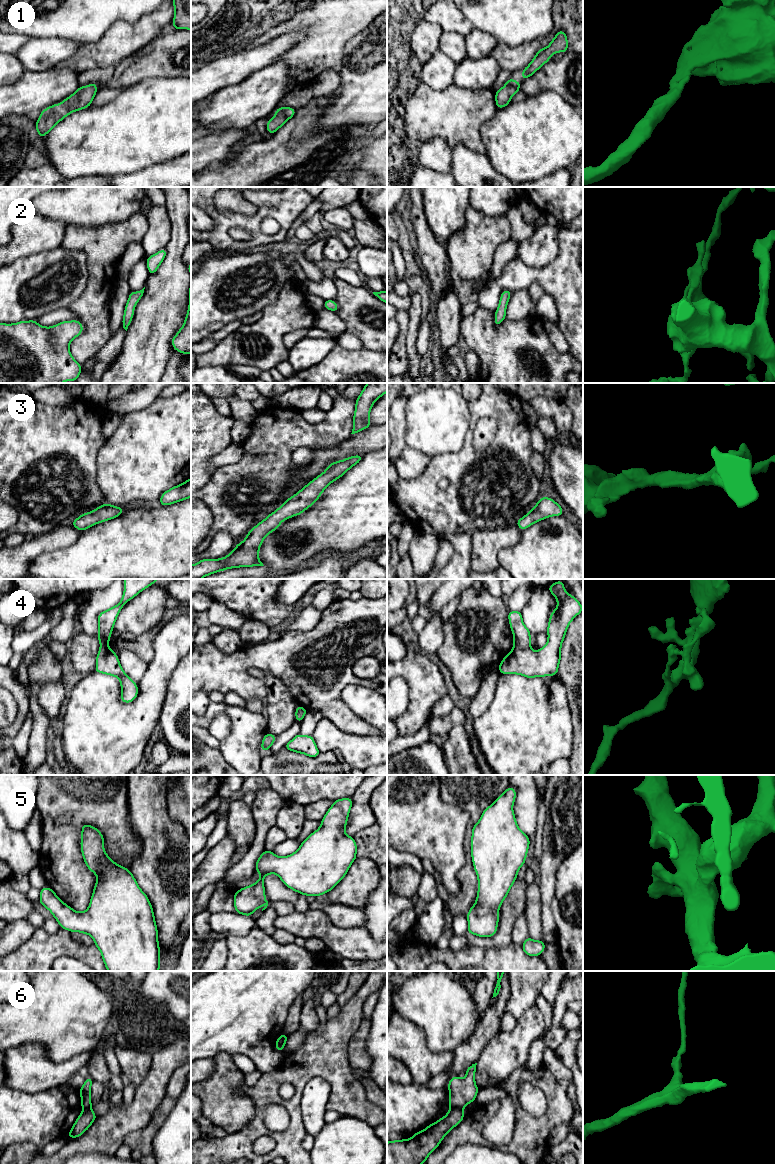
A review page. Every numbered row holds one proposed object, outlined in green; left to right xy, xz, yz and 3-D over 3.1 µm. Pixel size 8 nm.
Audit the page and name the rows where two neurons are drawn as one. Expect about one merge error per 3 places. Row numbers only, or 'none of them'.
4, 6

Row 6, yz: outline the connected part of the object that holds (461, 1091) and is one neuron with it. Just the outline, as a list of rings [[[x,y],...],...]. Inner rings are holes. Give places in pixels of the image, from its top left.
[[[472,1064],[466,1069],[466,1077],[460,1079],[454,1076],[449,1080],[450,1109],[463,1109],[470,1102],[475,1101],[479,1088],[475,1084],[476,1065]]]

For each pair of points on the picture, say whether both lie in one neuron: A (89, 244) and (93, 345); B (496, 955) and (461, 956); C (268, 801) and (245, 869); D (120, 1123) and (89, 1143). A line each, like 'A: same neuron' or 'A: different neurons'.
A: same neuron
B: same neuron
C: same neuron
D: same neuron

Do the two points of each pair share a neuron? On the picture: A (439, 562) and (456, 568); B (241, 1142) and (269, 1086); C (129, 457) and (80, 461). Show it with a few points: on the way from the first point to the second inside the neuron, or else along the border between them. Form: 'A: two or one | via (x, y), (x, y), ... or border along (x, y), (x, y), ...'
A: two | border along (450, 541), (453, 546), (453, 554), (441, 568)
B: one | via (254, 1128), (258, 1120), (261, 1100)
C: two | border along (98, 450), (96, 458), (97, 483)

